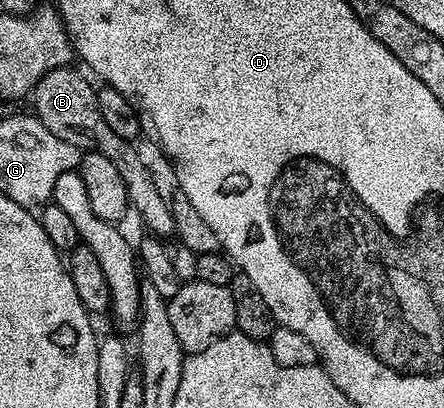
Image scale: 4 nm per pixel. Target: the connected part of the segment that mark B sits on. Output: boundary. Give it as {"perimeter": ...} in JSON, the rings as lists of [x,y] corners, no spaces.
{"perimeter":[[[73,66],[57,67],[40,79],[32,92],[33,112],[53,135],[66,143],[71,143],[81,152],[104,153],[104,157],[119,170],[121,180],[128,189],[131,206],[145,225],[150,227],[149,232],[162,239],[173,236],[175,221],[171,215],[169,200],[160,193],[147,165],[134,147],[136,145],[131,140],[114,133],[106,124],[104,117],[101,116],[95,86],[91,86],[75,69]]]}

